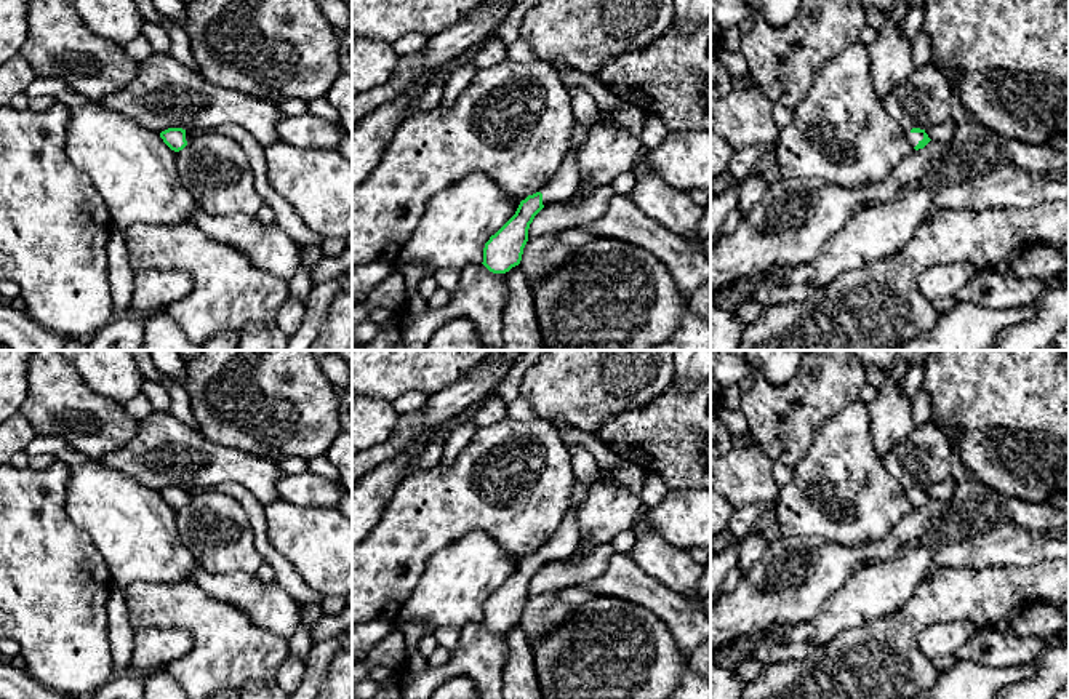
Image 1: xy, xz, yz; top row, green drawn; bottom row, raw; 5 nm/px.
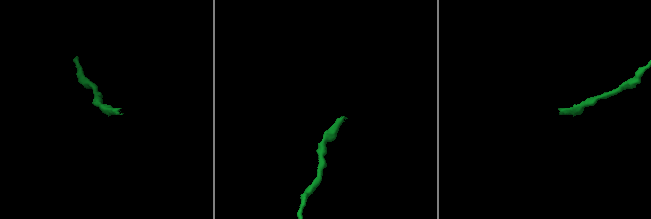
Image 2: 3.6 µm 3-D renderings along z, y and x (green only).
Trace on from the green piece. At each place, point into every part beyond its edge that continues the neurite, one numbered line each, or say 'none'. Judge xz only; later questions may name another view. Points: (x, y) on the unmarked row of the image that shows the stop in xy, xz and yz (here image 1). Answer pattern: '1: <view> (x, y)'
1: xz (564, 544)

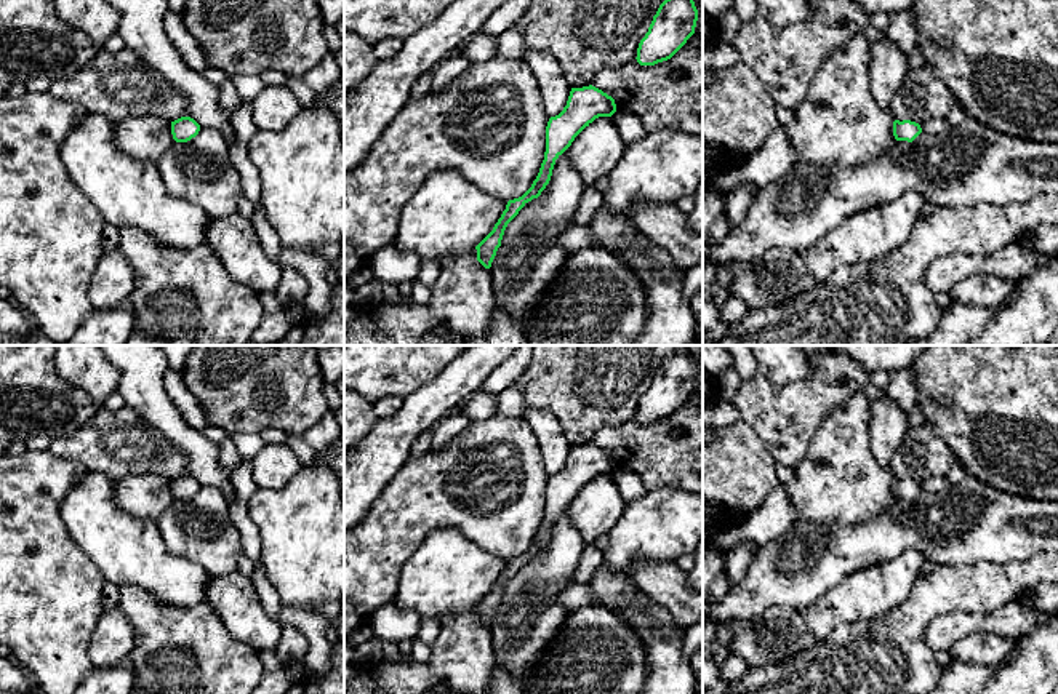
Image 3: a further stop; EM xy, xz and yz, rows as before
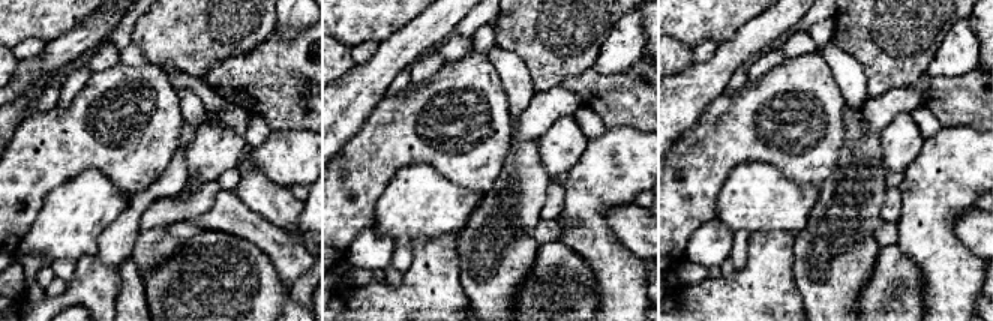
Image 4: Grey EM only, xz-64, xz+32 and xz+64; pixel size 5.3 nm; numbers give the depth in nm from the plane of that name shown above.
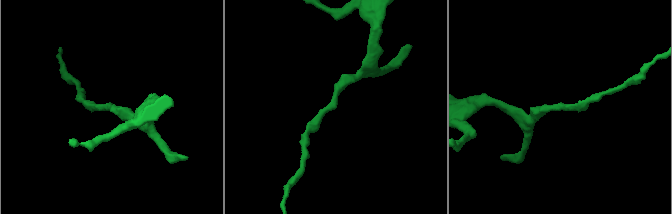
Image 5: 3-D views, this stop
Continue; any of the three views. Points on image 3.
none

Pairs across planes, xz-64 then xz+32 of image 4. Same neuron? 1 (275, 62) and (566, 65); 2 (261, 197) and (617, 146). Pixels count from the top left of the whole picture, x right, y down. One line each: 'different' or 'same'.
1: different
2: different

